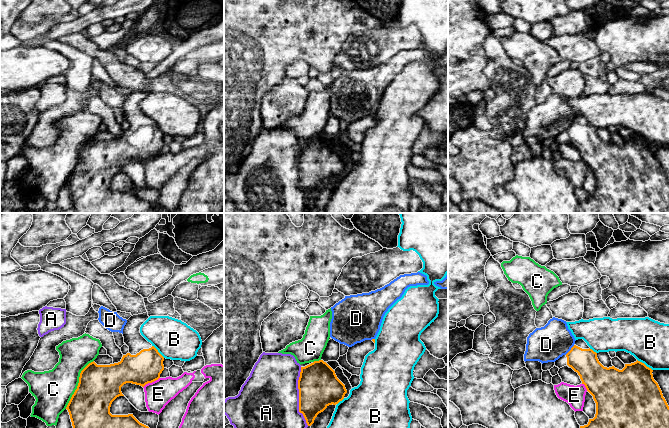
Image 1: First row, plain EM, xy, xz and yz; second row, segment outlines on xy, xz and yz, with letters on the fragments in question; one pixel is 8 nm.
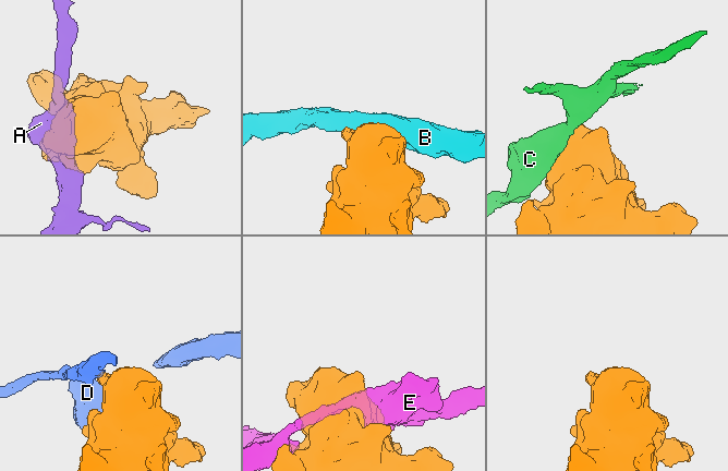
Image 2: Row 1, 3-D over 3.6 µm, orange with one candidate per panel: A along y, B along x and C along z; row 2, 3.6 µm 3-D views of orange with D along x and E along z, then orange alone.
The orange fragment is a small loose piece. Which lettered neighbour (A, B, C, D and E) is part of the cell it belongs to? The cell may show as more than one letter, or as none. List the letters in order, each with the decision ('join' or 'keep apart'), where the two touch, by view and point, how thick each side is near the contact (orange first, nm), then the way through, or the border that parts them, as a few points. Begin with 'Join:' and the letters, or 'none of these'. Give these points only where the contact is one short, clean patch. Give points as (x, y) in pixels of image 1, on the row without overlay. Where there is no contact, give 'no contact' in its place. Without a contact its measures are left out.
Join: none of these
A: keep apart; meets orange in xz at (299, 172); 320 nm thick on the orange side, 480 nm on the other
B: keep apart; meets orange in yz at (644, 140); 400 nm thick on the orange side, 340 nm on the other
C: keep apart; meets orange in xy at (78, 160); 340 nm thick on the orange side, 320 nm on the other
D: keep apart; meets orange in yz at (570, 126); 200 nm thick on the orange side, 280 nm on the other
E: keep apart; meets orange in xy at (151, 158); 260 nm thick on the orange side, 220 nm on the other

